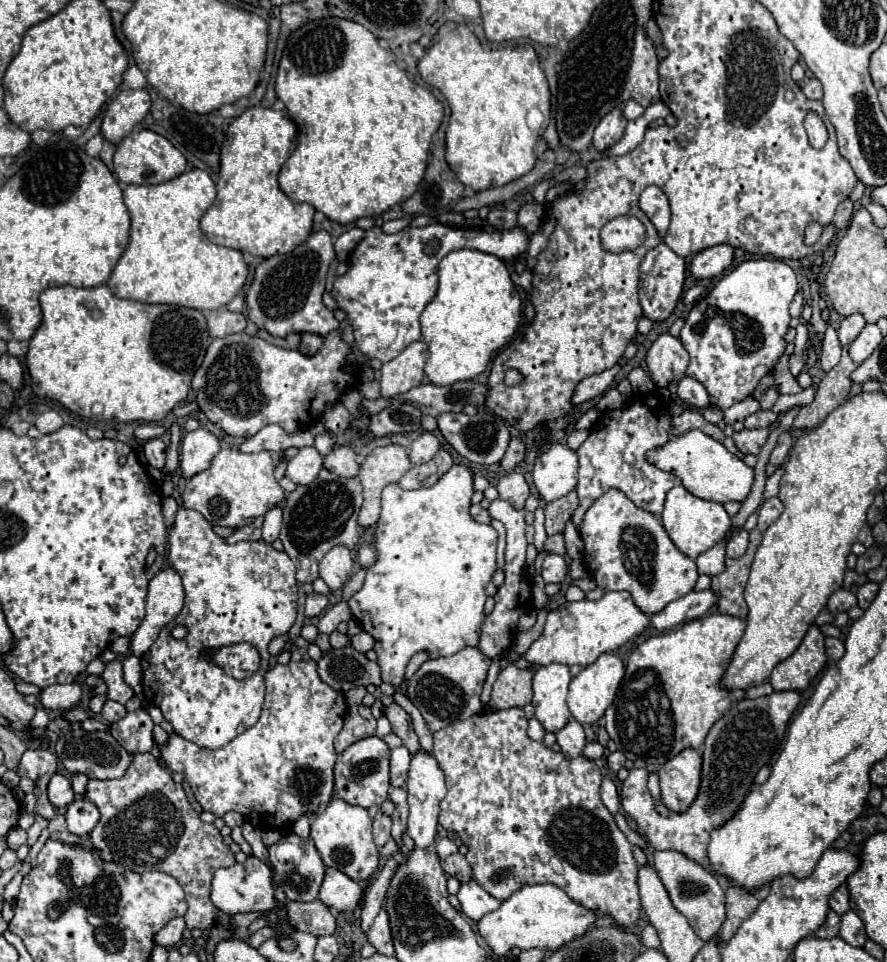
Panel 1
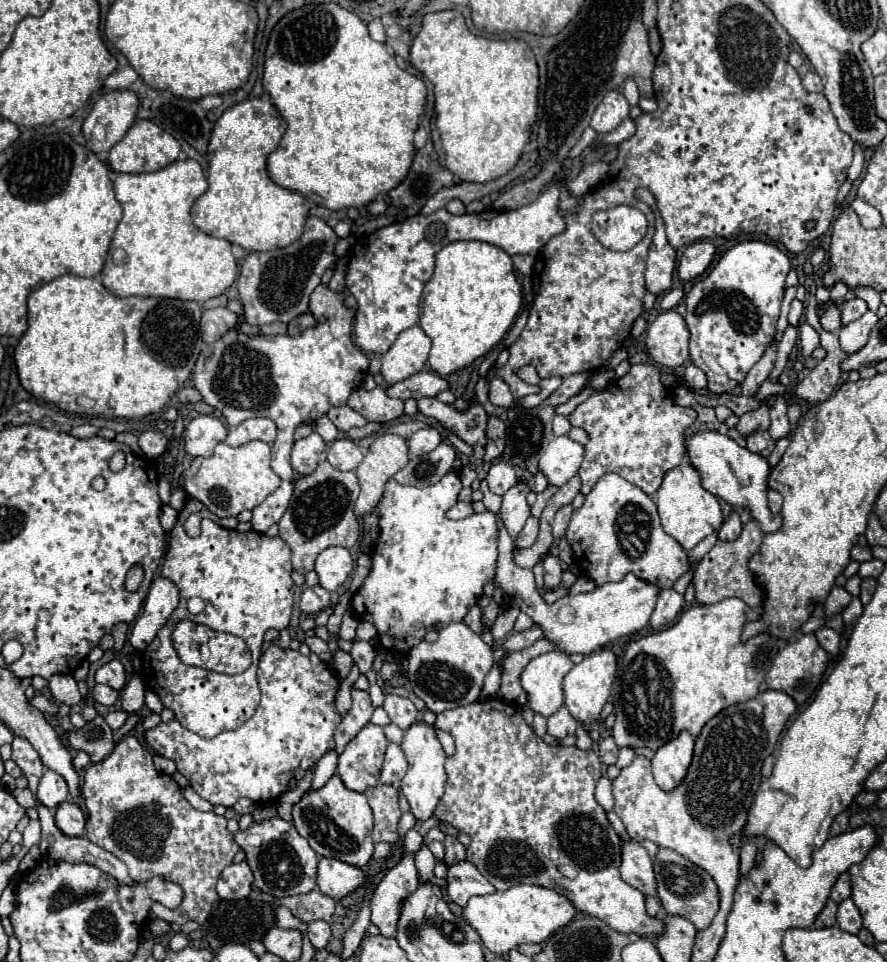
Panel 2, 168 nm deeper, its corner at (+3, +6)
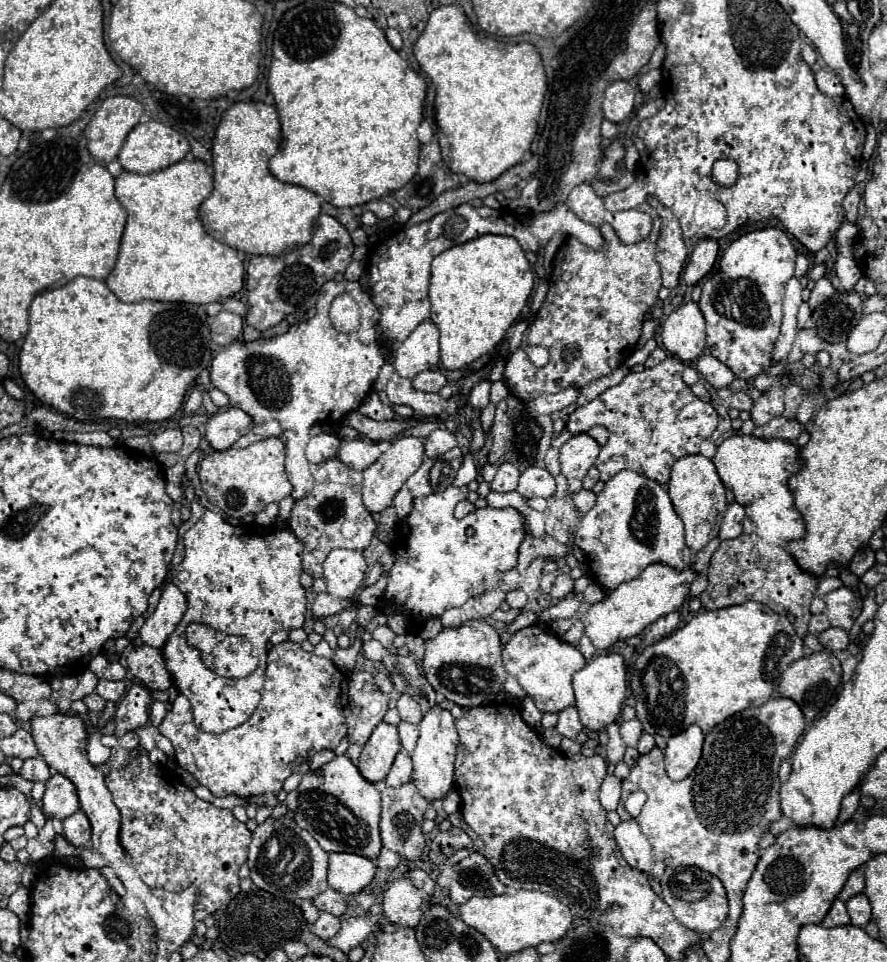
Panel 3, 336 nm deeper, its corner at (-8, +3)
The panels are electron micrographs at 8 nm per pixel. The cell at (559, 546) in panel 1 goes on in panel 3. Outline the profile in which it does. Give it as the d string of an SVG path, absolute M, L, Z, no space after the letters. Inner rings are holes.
M581 490L579 494L571 496L571 504L575 508L575 514L581 518L581 516L585 516L595 506L595 494L587 492L587 490Z

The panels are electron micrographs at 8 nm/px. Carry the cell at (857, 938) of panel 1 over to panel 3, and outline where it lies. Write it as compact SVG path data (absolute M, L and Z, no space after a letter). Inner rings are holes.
M863 894L851 898L847 902L847 914L849 914L853 926L865 928L871 922L871 904L869 904L869 900Z

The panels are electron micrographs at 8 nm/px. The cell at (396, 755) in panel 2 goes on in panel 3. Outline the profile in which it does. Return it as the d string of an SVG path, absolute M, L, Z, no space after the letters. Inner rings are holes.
M399 750L393 766L391 766L391 772L387 776L387 786L399 786L399 784L405 784L405 782L411 782L411 776L413 776L413 762L411 762L411 756L405 752L405 750Z

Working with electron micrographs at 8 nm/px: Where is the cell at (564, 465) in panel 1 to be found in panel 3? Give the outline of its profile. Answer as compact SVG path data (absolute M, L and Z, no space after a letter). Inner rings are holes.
M585 432L583 434L573 434L563 446L559 454L561 462L561 474L565 478L579 478L583 480L589 472L589 468L595 466L595 460L599 456L597 442L589 438Z

